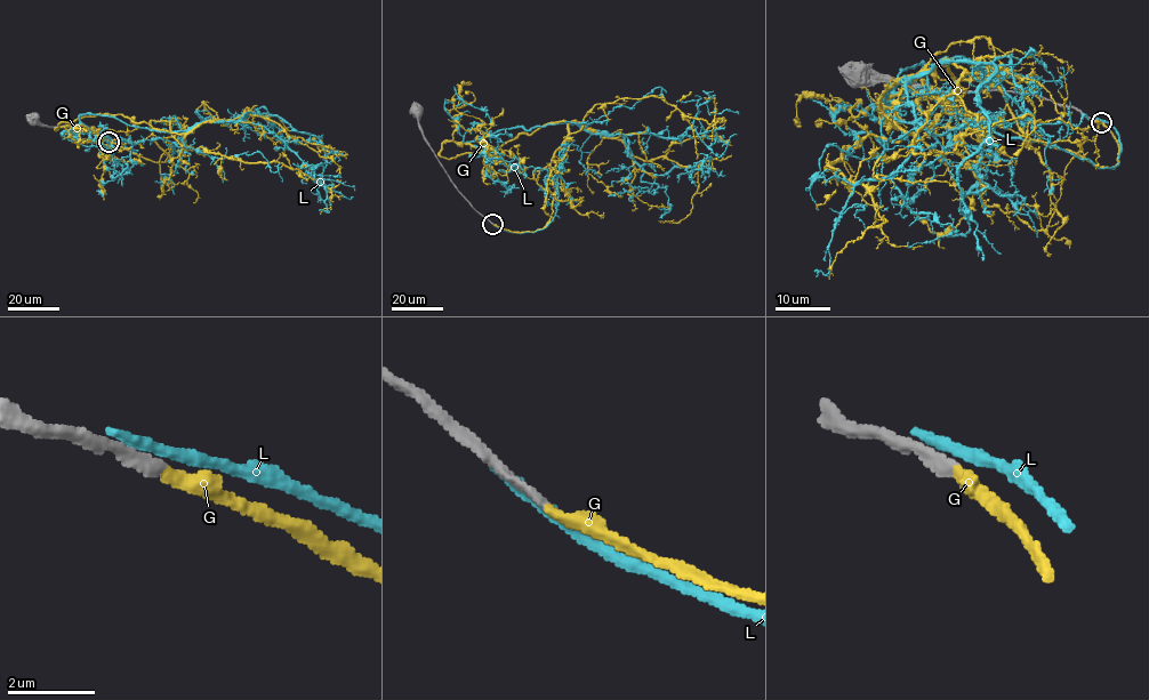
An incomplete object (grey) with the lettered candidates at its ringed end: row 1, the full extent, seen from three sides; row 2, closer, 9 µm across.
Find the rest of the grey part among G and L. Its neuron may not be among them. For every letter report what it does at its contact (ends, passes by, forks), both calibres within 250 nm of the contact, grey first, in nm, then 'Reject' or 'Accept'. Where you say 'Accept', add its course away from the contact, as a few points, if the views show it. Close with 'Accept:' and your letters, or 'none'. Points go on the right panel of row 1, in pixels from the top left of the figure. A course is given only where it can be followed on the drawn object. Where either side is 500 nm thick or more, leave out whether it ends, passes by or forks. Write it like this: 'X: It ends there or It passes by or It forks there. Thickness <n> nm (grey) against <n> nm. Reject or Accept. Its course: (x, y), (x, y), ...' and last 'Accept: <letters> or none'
G: It ends there. Thickness 240 nm (grey) against 320 nm. Accept. Its course: (1102, 122), (1113, 168), (973, 115), (901, 130), (881, 106), (927, 65), (979, 188), (943, 233), (900, 195)
L: It ends there. Thickness 320 nm (grey) against 320 nm. Reject
Accept: G

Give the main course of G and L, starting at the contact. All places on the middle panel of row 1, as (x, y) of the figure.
G: (493, 224), (545, 225), (568, 122), (440, 155), (446, 141), (468, 143), (491, 169), (477, 130)
L: (491, 223), (536, 232), (553, 219), (568, 122), (463, 143), (516, 169), (497, 158), (485, 162), (485, 149)

